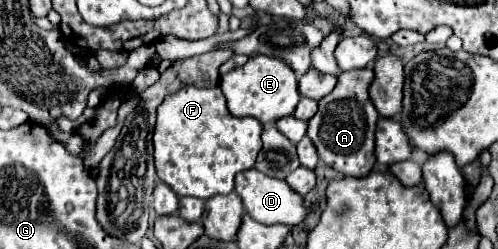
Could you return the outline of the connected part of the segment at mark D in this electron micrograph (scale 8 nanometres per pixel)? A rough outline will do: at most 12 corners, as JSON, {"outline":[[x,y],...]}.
{"outline":[[258,169],[236,175],[246,213],[264,223],[304,221],[304,197]]}

